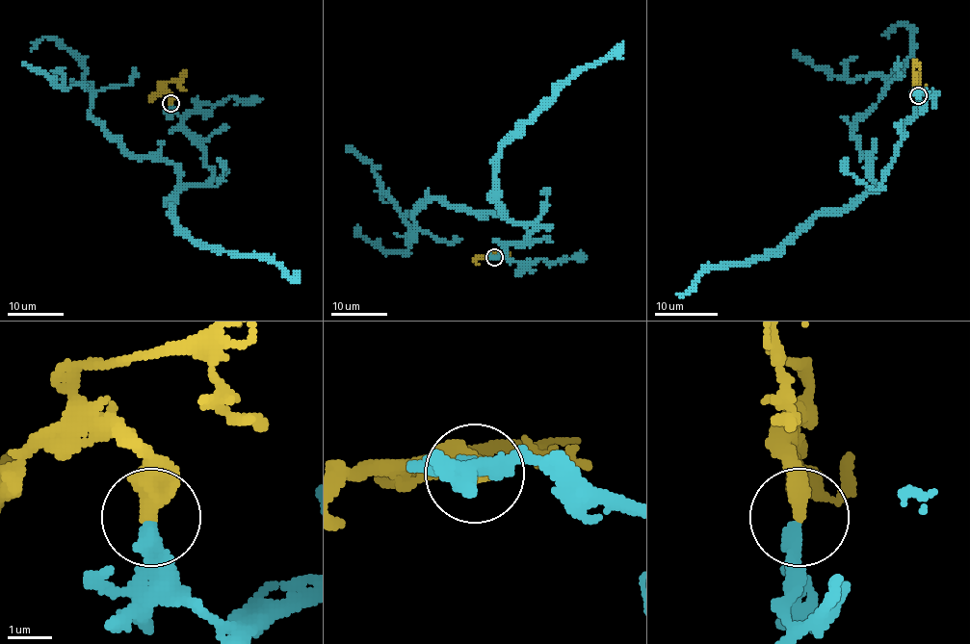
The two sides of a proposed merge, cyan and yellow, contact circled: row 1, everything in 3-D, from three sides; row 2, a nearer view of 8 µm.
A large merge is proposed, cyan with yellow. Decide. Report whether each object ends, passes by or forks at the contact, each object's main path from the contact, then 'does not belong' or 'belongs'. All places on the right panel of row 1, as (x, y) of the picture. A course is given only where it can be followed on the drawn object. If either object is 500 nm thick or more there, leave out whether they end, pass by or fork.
cyan ends | yellow ends | cyan via (917, 97), (878, 187), (854, 140), (854, 124), (878, 102), (886, 81), (832, 76), (793, 51) | yellow via (917, 95), (916, 80), (919, 76), (914, 71), (917, 83) | belongs

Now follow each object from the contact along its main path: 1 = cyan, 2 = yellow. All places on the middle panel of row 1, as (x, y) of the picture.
1: (495, 256), (535, 226), (426, 200), (413, 213), (413, 228), (384, 192), (374, 166), (347, 144)
2: (495, 256), (485, 258), (499, 253), (509, 256)

